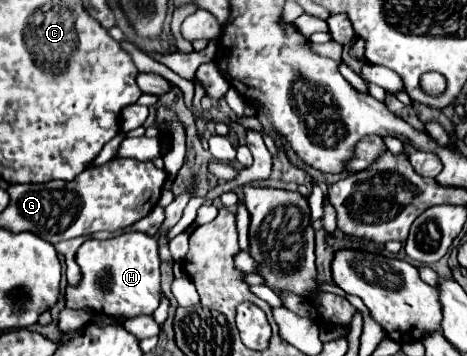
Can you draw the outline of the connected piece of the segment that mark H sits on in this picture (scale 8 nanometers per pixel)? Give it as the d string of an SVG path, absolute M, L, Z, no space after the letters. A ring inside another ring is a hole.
M124 232L110 240L86 240L74 254L82 270L78 286L66 286L64 304L70 310L92 310L108 316L134 318L154 314L160 302L158 242L142 232Z

